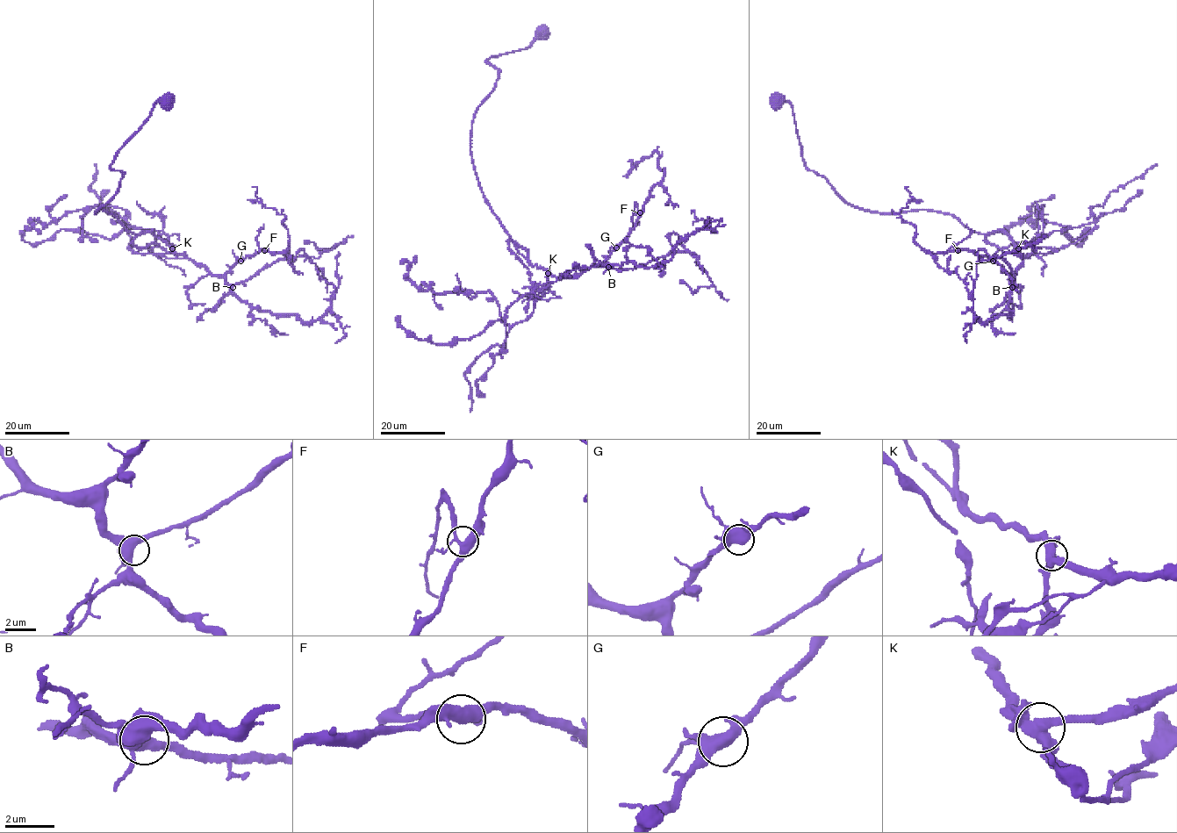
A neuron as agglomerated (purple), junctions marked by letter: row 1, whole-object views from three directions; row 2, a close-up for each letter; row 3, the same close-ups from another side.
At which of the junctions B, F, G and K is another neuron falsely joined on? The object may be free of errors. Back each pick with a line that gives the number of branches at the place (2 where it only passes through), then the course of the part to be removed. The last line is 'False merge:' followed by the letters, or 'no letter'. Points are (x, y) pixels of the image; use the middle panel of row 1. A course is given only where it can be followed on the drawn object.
K: branches 4; course (548, 273), (547, 288), (543, 295), (538, 298), (521, 296), (512, 290)
False merge: K

